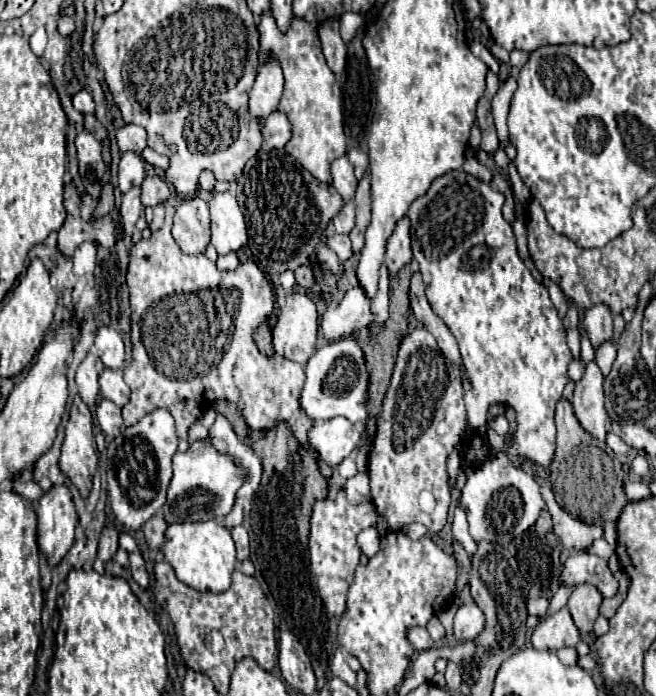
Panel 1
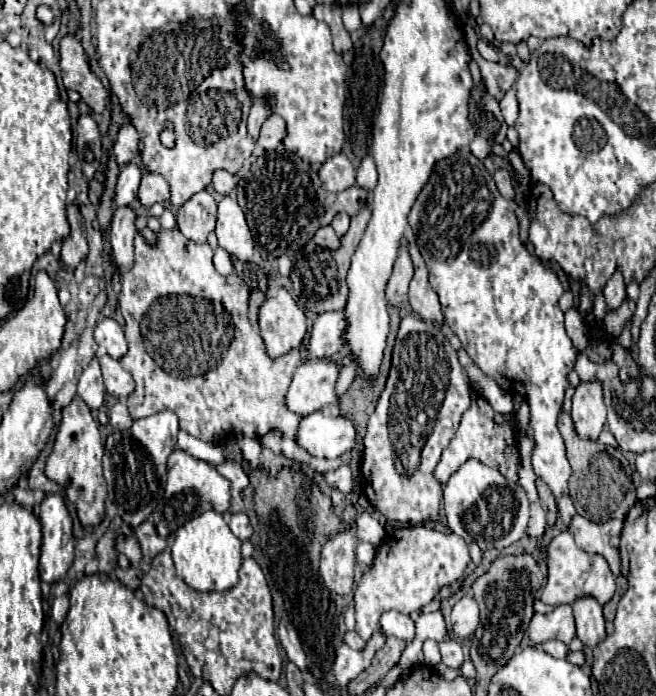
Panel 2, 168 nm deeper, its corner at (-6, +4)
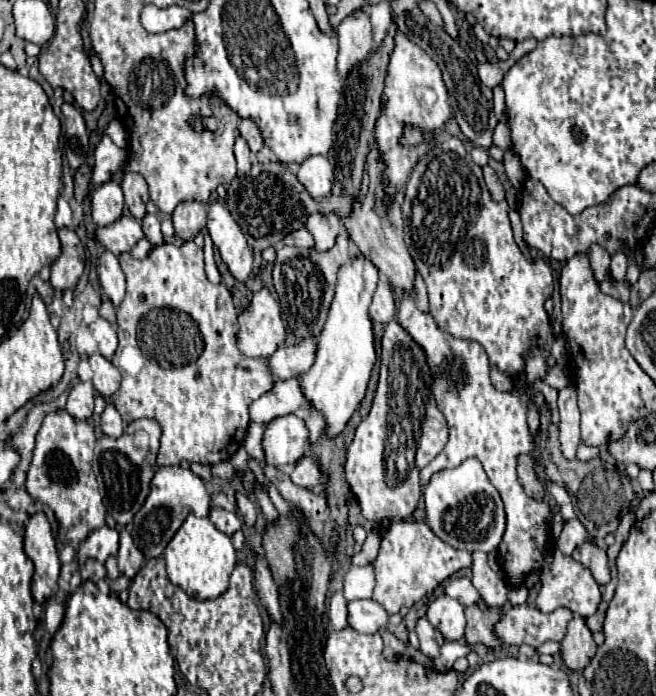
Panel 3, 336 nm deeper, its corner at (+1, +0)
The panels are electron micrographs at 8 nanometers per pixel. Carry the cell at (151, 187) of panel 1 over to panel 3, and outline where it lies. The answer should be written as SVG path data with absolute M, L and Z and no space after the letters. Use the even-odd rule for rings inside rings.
M126 172L124 180L122 180L122 190L124 190L124 198L126 198L126 204L132 212L132 216L136 220L142 220L146 214L146 204L150 200L148 184L144 182L144 176L134 174L134 172Z

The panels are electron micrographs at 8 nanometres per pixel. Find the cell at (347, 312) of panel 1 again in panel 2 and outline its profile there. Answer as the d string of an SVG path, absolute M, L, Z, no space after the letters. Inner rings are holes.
M343 310L331 314L319 314L305 346L305 360L333 358L337 352L341 352L343 326L347 326L347 320L343 318Z

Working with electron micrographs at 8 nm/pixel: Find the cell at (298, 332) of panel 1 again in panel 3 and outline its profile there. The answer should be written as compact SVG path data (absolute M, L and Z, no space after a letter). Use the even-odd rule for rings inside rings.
M268 288L256 292L240 314L238 348L250 358L270 358L286 338L280 306Z

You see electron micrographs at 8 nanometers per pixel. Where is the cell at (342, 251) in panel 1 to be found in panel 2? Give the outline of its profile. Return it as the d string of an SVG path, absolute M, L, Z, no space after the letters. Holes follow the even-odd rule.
M323 226L319 228L315 234L313 234L313 242L321 248L327 248L327 250L335 250L339 248L339 236L335 234L335 230L331 230L331 226Z

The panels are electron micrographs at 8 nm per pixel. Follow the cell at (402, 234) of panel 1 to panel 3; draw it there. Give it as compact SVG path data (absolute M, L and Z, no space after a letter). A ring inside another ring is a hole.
M384 274L374 292L370 316L374 322L382 322L382 324L388 324L390 320L396 318L396 298L394 298L392 286L388 286L388 278L384 278Z

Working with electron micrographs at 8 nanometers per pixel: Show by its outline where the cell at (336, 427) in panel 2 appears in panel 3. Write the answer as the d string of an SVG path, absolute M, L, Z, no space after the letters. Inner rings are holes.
M296 414L272 420L264 432L262 446L268 464L276 468L300 462L300 458L304 458L312 446L306 422Z

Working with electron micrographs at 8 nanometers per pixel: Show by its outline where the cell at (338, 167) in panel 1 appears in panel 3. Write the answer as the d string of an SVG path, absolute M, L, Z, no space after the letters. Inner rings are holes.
M312 156L298 166L298 180L314 198L324 198L334 186L334 168L326 156Z

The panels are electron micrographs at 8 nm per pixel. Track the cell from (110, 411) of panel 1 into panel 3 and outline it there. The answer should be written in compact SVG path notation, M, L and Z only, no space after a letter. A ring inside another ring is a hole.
M108 404L106 410L104 410L102 416L100 416L100 428L102 428L102 432L104 432L106 436L120 438L122 432L124 432L124 426L126 426L126 424L124 424L122 416L118 414L118 410L116 410L112 404Z

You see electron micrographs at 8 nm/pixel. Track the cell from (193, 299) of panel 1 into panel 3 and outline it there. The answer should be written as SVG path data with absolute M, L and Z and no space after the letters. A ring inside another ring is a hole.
M184 240L180 246L168 242L154 246L144 260L136 260L130 252L124 252L120 254L120 266L126 274L126 296L116 314L118 322L136 324L136 338L134 342L122 340L122 346L118 346L116 354L112 356L112 364L118 364L122 372L122 386L113 397L114 406L126 424L138 418L156 418L160 422L162 444L156 460L158 466L174 466L180 464L182 458L208 466L230 460L230 456L234 456L238 446L244 442L250 424L250 404L276 384L266 360L240 354L236 342L236 334L240 330L238 312L230 290L224 284L212 284L206 278L202 248L198 248L192 240ZM128 350L140 352L138 364L128 362L132 358L124 358L124 352Z

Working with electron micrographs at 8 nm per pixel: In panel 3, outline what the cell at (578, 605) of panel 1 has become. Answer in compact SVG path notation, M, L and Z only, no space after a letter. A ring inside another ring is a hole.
M574 616L562 640L562 658L570 670L582 670L596 654L596 642L582 616Z

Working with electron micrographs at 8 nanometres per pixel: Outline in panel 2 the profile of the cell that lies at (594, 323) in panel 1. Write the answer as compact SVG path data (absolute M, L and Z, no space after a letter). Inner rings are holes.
M621 268L615 270L615 274L605 284L603 292L605 292L605 300L607 300L607 308L609 310L621 306L621 302L627 298L627 294L625 294L625 280L623 280L623 274L621 274Z

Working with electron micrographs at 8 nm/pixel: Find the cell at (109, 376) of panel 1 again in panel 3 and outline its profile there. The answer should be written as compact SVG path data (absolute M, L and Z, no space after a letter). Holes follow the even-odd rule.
M94 352L90 356L90 366L94 370L92 384L102 396L112 396L114 392L118 392L118 388L120 388L120 372L116 370L116 366L110 360L106 360L102 354Z

